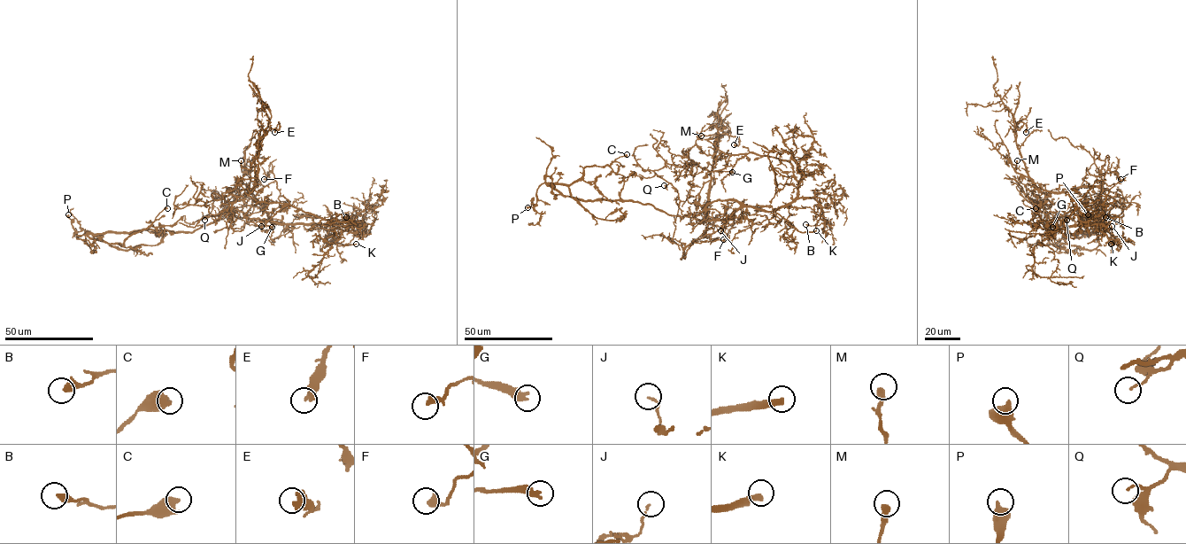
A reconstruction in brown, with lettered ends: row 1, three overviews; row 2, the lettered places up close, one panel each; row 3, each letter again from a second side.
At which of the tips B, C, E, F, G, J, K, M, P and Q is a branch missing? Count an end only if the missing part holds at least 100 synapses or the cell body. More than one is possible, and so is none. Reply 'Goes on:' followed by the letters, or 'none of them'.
Goes on: K

